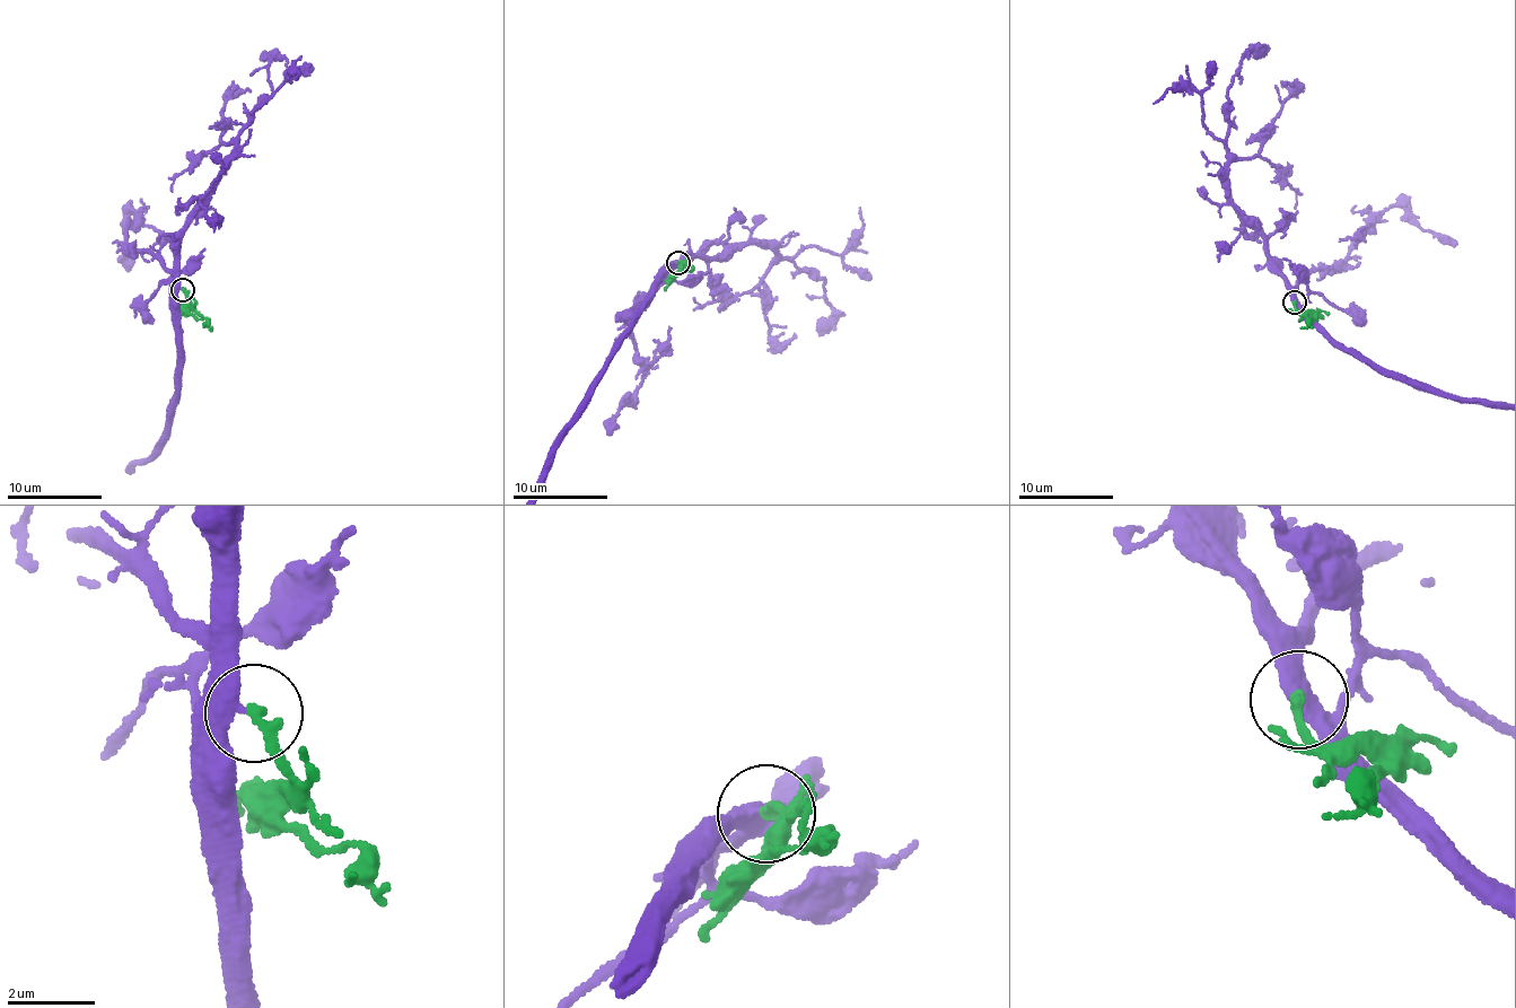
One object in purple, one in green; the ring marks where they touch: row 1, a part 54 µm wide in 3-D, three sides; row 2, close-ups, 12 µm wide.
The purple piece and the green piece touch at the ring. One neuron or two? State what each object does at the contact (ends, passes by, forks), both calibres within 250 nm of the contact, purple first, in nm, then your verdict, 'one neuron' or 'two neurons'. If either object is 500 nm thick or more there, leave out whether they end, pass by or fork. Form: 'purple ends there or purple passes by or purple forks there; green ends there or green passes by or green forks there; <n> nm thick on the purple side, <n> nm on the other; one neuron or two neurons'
purple passes by; green ends there; 360 nm thick on the purple side, 280 nm on the other; one neuron

